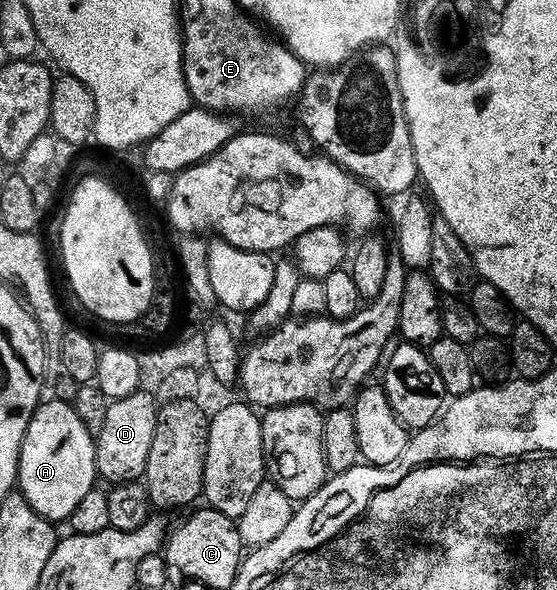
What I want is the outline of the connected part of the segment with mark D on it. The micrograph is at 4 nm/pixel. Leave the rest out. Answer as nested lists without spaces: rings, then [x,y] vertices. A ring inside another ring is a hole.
[[[138,388],[131,395],[110,401],[103,428],[99,428],[93,444],[98,479],[106,478],[109,484],[116,484],[135,482],[144,475],[147,452],[151,452],[151,436],[155,436],[157,408],[154,395],[145,388]]]

